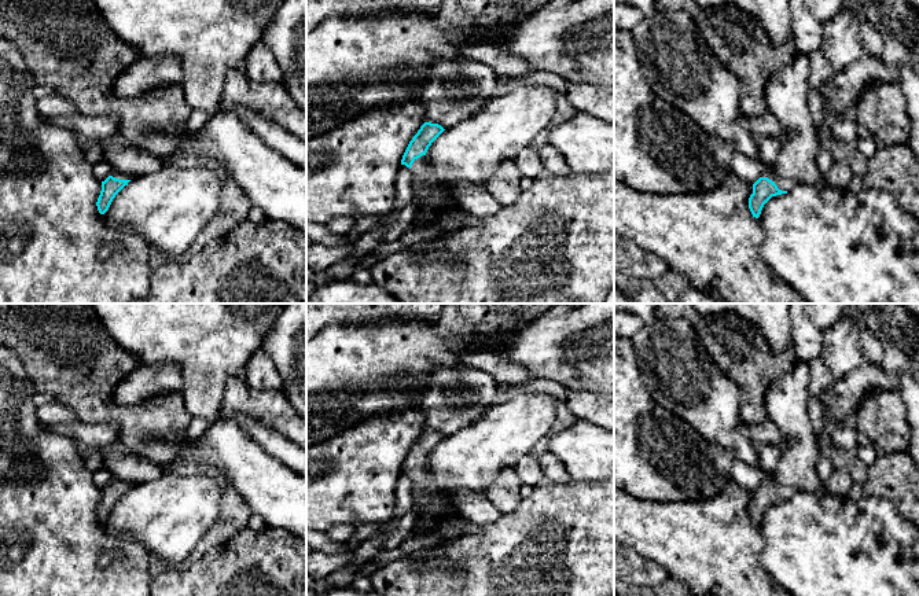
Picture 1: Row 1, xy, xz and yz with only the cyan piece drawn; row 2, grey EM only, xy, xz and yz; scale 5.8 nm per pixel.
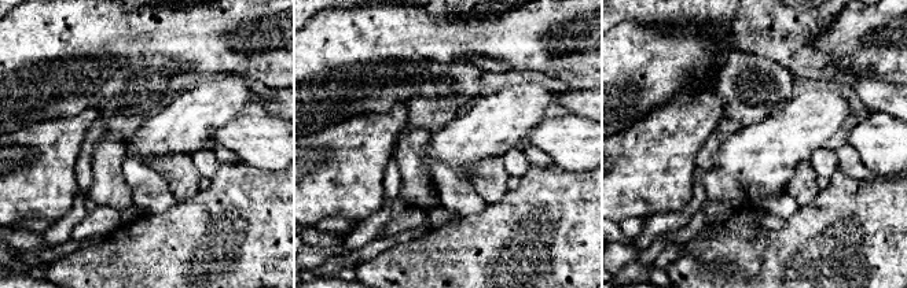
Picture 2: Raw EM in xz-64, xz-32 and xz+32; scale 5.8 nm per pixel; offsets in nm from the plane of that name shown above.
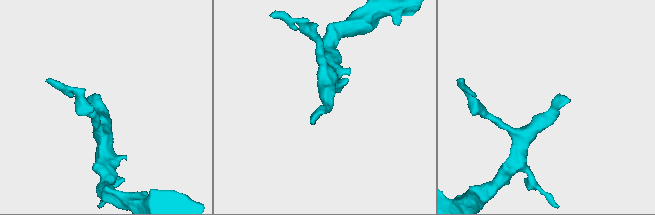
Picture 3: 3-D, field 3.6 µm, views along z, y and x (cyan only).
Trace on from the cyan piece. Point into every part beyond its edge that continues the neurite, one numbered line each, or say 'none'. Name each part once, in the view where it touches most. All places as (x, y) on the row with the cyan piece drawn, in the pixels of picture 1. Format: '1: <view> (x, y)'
1: yz (786, 94)

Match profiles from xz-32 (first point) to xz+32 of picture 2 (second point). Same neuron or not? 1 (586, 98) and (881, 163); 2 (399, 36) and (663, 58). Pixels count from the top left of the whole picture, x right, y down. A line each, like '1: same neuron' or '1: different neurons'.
1: different neurons
2: same neuron

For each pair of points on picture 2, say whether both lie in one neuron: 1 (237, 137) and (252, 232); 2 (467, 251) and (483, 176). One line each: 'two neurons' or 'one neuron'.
1: two neurons
2: two neurons

